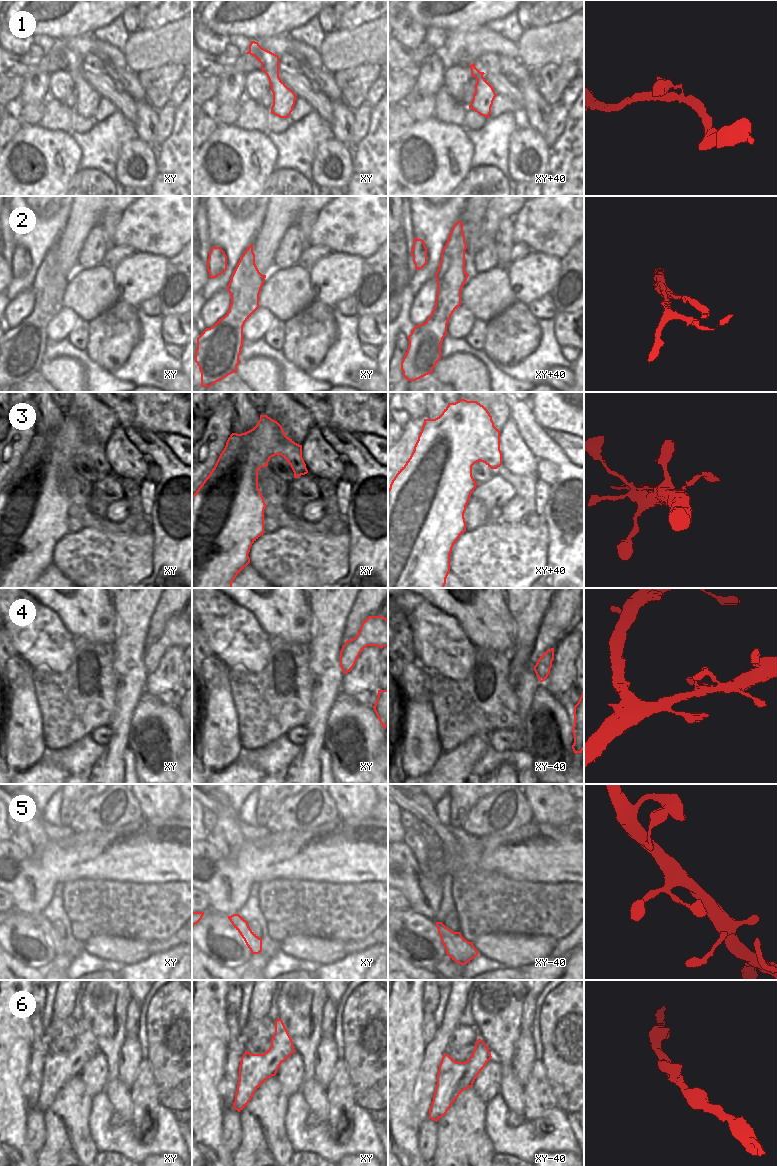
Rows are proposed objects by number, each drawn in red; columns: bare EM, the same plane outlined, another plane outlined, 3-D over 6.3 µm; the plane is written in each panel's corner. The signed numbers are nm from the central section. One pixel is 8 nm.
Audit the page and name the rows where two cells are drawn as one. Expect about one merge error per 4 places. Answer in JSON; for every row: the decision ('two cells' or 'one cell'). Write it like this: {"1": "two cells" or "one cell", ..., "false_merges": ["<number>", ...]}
{"1": "one cell", "2": "two cells", "3": "one cell", "4": "one cell", "5": "one cell", "6": "one cell", "false_merges": ["2"]}

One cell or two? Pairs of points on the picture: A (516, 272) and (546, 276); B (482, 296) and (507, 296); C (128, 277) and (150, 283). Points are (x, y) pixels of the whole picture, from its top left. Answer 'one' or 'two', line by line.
A: one
B: one
C: one

